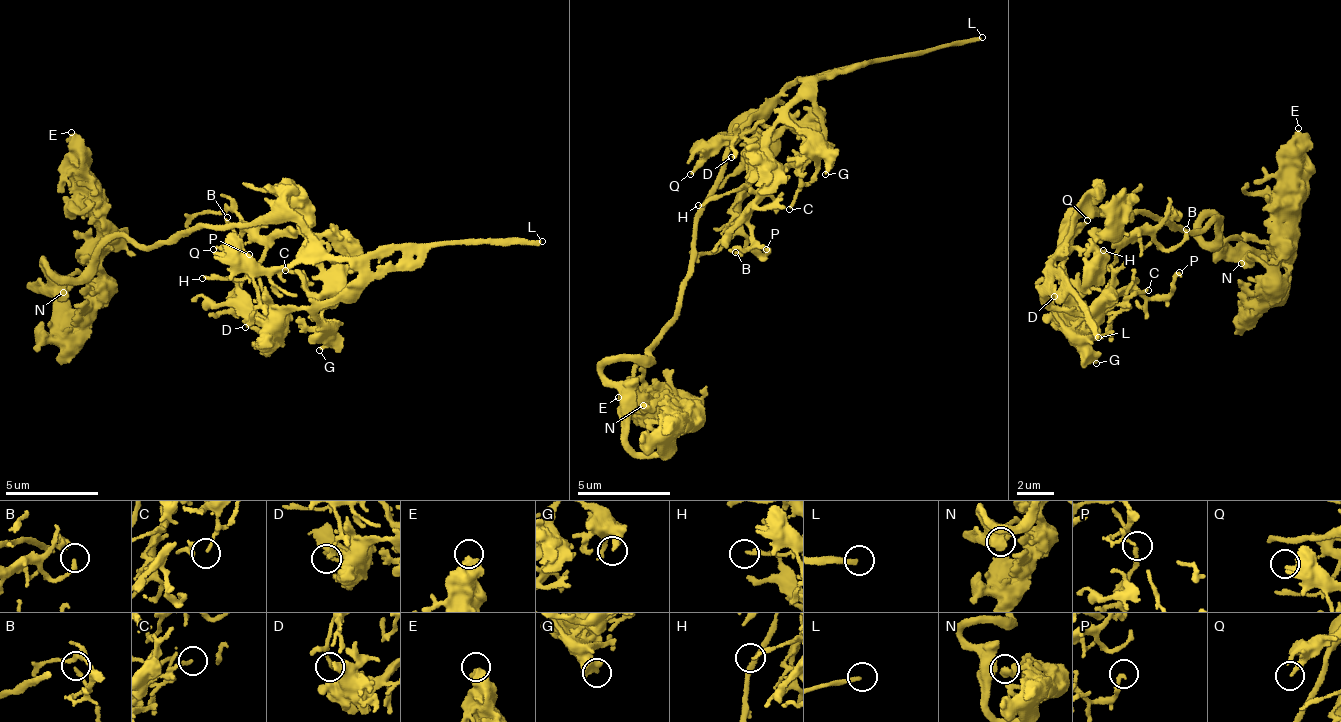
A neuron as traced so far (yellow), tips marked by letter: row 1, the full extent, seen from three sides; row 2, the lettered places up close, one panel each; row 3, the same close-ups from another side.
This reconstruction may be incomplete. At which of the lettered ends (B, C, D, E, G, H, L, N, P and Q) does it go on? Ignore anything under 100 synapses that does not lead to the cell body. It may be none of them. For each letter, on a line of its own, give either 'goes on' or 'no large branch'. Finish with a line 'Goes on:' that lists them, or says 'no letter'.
B: no large branch
C: no large branch
D: no large branch
E: no large branch
G: no large branch
H: no large branch
L: goes on
N: no large branch
P: no large branch
Q: no large branch
Goes on: L

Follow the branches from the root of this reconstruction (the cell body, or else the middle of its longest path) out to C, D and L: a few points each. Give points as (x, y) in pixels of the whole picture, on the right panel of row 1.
C: (1196, 228), (1184, 232), (1170, 221), (1175, 213), (1161, 230), (1095, 245), (1099, 301), (1148, 290)
D: (1196, 228), (1184, 232), (1170, 221), (1175, 213), (1161, 230), (1095, 235), (1058, 250), (1054, 296)
L: (1196, 228), (1140, 214), (1121, 220), (1106, 212), (1081, 214), (1073, 221), (1051, 264), (1090, 310), (1098, 337)

